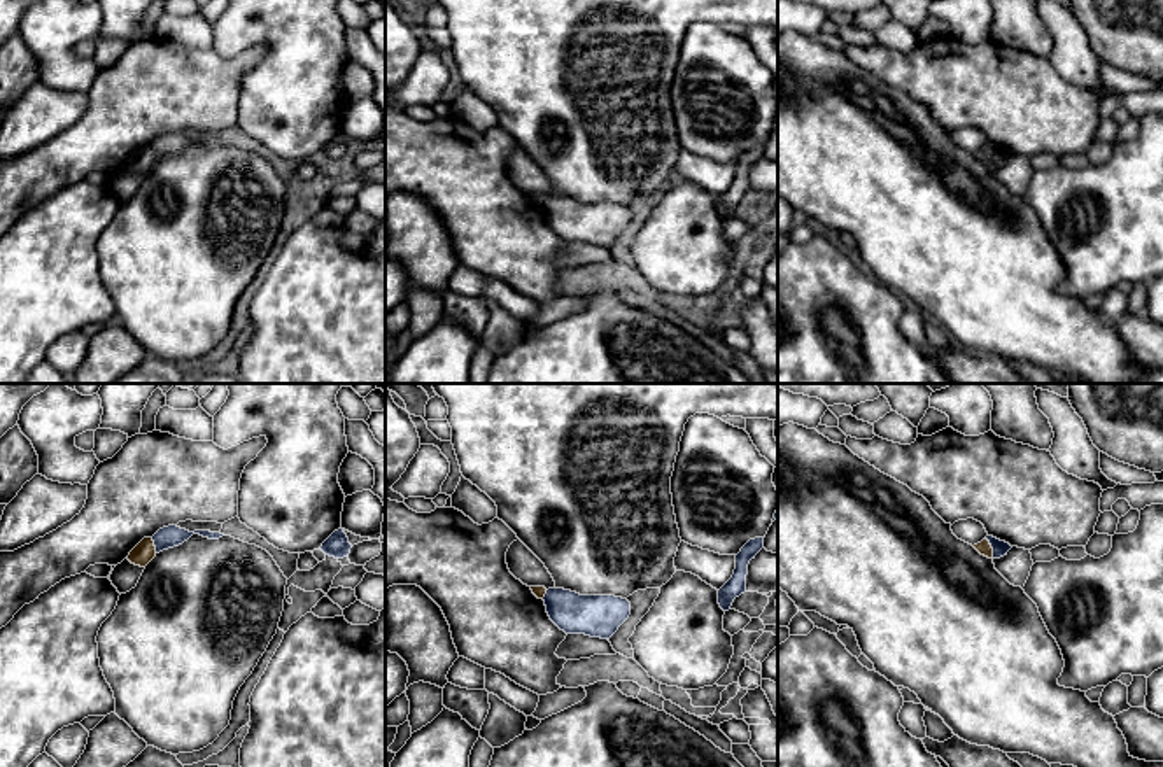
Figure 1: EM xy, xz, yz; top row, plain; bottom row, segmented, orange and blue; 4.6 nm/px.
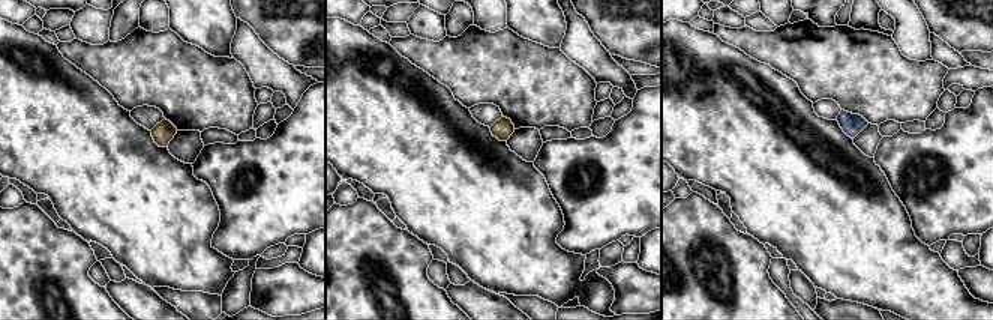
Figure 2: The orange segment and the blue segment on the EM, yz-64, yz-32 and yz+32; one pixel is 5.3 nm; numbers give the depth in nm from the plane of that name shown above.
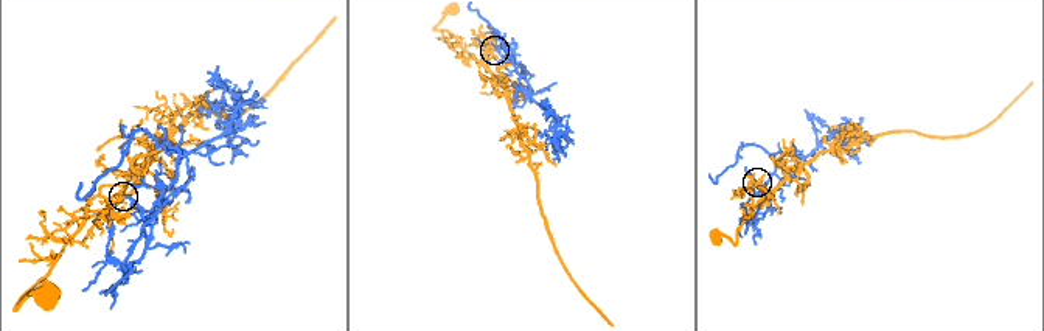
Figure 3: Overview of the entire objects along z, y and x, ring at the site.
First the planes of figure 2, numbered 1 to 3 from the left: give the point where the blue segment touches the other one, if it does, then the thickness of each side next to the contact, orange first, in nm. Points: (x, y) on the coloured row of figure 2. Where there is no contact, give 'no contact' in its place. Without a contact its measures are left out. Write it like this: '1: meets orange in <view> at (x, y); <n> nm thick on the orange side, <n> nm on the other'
1: no contact
2: no contact
3: no contact

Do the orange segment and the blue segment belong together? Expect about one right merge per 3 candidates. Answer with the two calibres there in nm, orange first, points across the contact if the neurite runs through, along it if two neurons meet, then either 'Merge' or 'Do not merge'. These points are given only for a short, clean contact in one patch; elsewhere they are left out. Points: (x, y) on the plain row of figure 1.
Thickness 70 nm (orange) against 70 nm. Boundary: yz (985, 146), (993, 165). Do not merge

